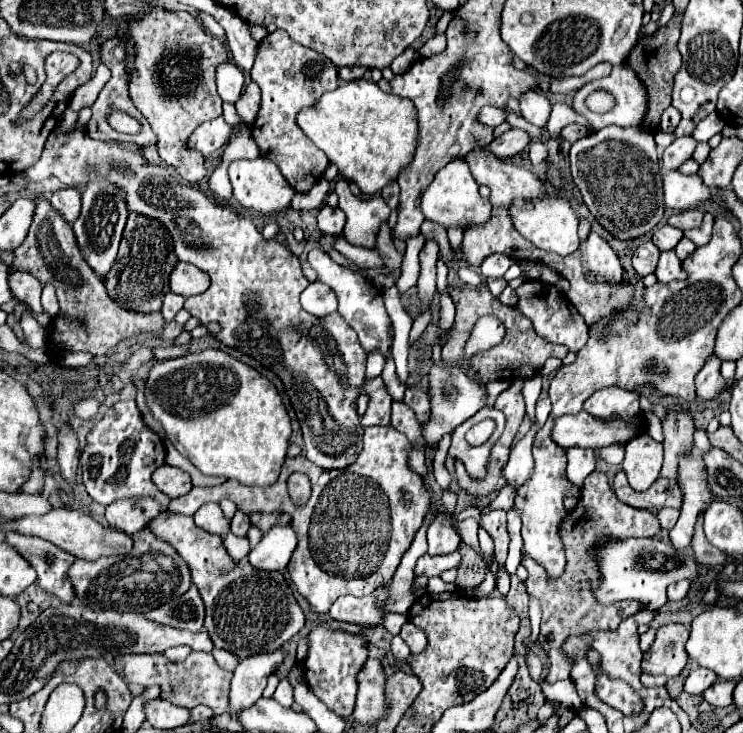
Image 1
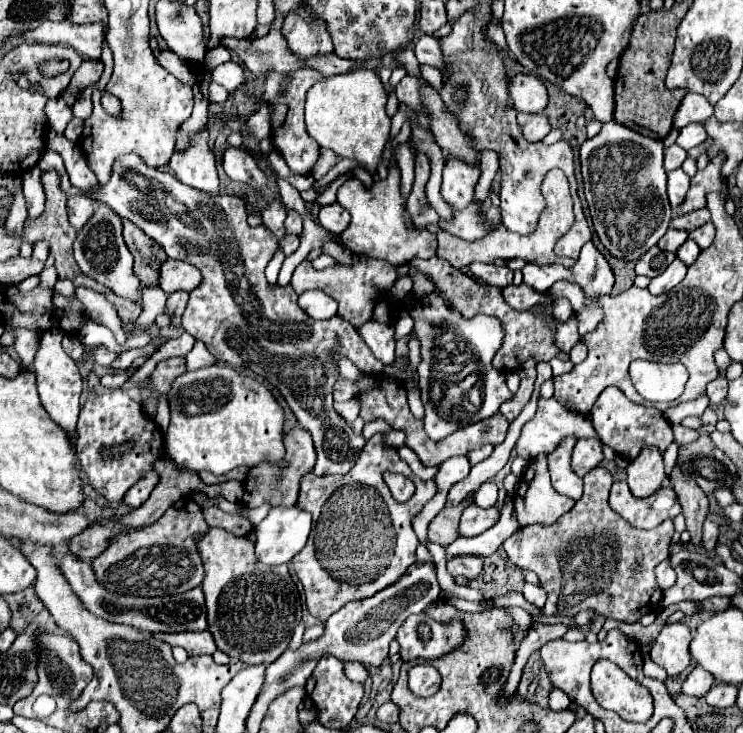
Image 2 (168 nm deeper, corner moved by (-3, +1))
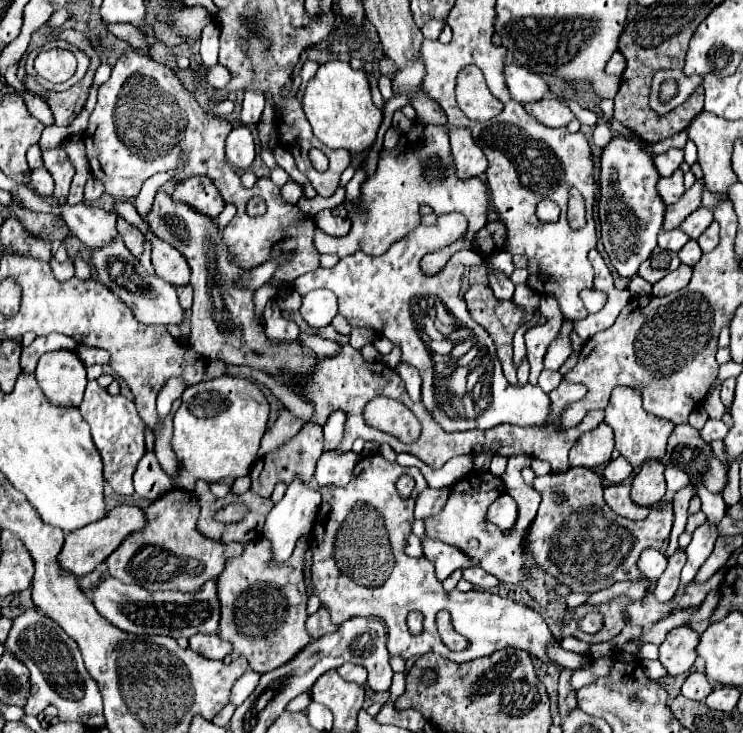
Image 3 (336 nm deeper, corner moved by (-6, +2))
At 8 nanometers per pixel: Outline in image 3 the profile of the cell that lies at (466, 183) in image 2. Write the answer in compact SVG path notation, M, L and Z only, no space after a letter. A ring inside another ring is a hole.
M446 123L446 133L450 137L450 145L452 145L452 155L454 155L458 177L460 179L480 177L486 171L488 161L486 161L482 149L474 143L470 129Z

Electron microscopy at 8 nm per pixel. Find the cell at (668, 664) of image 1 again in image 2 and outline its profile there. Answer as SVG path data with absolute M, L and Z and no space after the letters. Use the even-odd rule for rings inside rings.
M683 622L667 624L657 636L649 656L655 664L665 668L669 676L675 676L683 672L691 662L689 642L691 642L691 630L687 624Z

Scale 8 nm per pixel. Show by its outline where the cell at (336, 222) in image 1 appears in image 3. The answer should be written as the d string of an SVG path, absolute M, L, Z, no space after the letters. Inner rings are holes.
M344 205L316 213L314 221L320 231L324 231L326 235L332 235L332 237L344 237L352 227L352 221L350 221Z

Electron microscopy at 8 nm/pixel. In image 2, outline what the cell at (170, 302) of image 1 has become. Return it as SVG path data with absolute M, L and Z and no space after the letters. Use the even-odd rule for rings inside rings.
M173 292L173 294L169 294L167 306L165 306L165 314L167 316L181 316L185 306L187 306L187 298L189 298L187 292Z

